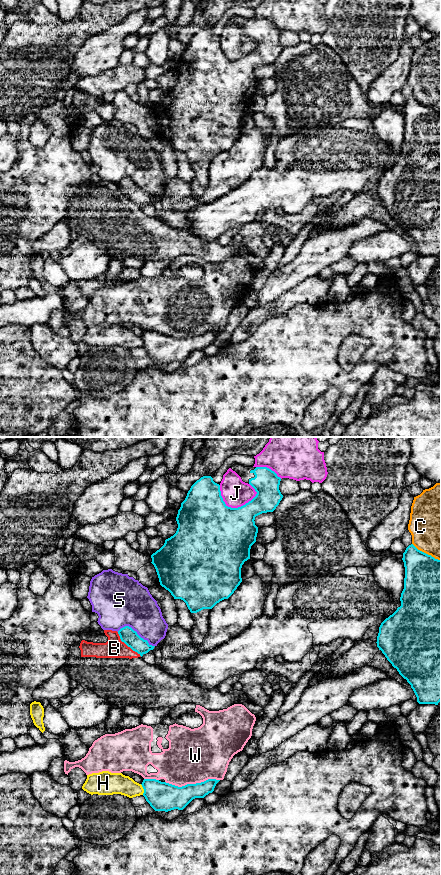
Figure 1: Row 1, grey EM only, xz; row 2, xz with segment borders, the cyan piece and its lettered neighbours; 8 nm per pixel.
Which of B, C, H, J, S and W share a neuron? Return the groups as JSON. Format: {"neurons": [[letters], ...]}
{"neurons": [["B"], ["C"], ["H"], ["J"], ["S"], ["W"]]}

